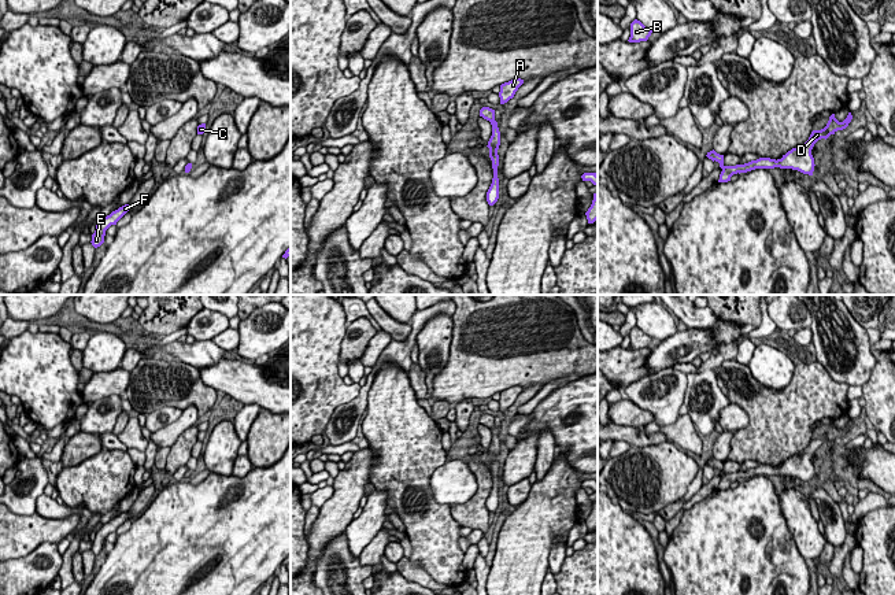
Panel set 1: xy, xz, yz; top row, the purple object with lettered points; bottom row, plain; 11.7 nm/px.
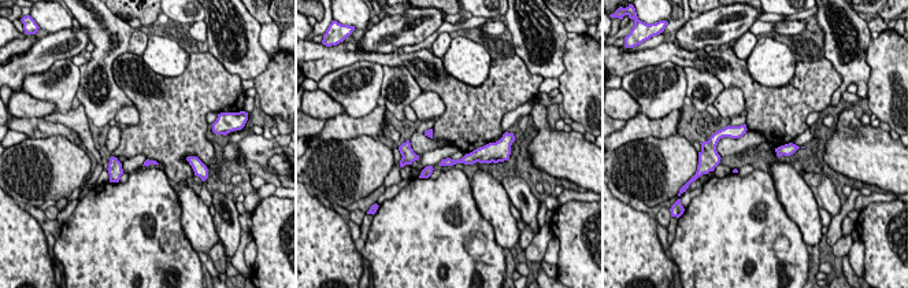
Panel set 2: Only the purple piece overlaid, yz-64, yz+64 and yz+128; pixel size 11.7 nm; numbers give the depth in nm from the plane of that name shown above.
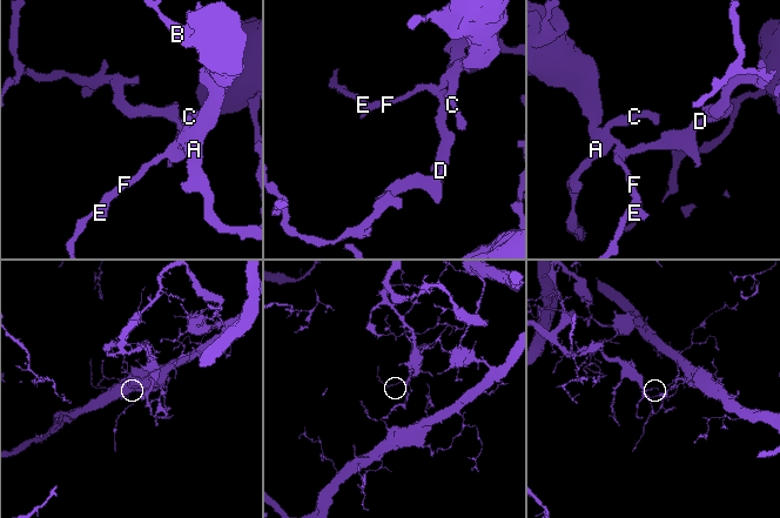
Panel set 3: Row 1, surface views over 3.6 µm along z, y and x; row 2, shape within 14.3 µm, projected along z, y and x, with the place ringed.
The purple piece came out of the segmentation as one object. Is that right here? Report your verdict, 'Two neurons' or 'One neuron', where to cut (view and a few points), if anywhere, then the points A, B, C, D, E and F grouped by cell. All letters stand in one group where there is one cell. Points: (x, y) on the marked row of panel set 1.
Two neurons. Split along yz (738, 165), (740, 172). Groups: A B C E F / D

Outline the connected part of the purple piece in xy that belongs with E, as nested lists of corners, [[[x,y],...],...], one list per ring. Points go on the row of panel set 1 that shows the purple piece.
[[[129,204],[119,207],[112,211],[110,215],[103,217],[101,222],[96,225],[96,230],[92,234],[92,245],[95,248],[100,247],[104,243],[106,230],[117,222],[129,211]]]

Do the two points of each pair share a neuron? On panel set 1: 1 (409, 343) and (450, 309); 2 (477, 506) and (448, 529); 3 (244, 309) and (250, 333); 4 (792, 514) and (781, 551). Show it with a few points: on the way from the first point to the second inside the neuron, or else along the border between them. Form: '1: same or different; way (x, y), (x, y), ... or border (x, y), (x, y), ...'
1: same; way (414, 331), (431, 311), (437, 309)
2: different; border (450, 505), (450, 513), (462, 525)
3: different; border (255, 309), (240, 321)
4: different; border (777, 499), (795, 547), (803, 558)

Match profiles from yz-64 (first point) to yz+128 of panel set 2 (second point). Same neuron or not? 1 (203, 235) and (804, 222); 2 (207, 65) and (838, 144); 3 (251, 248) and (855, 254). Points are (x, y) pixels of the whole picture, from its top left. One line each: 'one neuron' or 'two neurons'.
1: one neuron
2: two neurons
3: one neuron

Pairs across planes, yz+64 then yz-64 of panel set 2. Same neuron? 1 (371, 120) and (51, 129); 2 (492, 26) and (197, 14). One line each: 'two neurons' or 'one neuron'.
1: two neurons
2: two neurons

